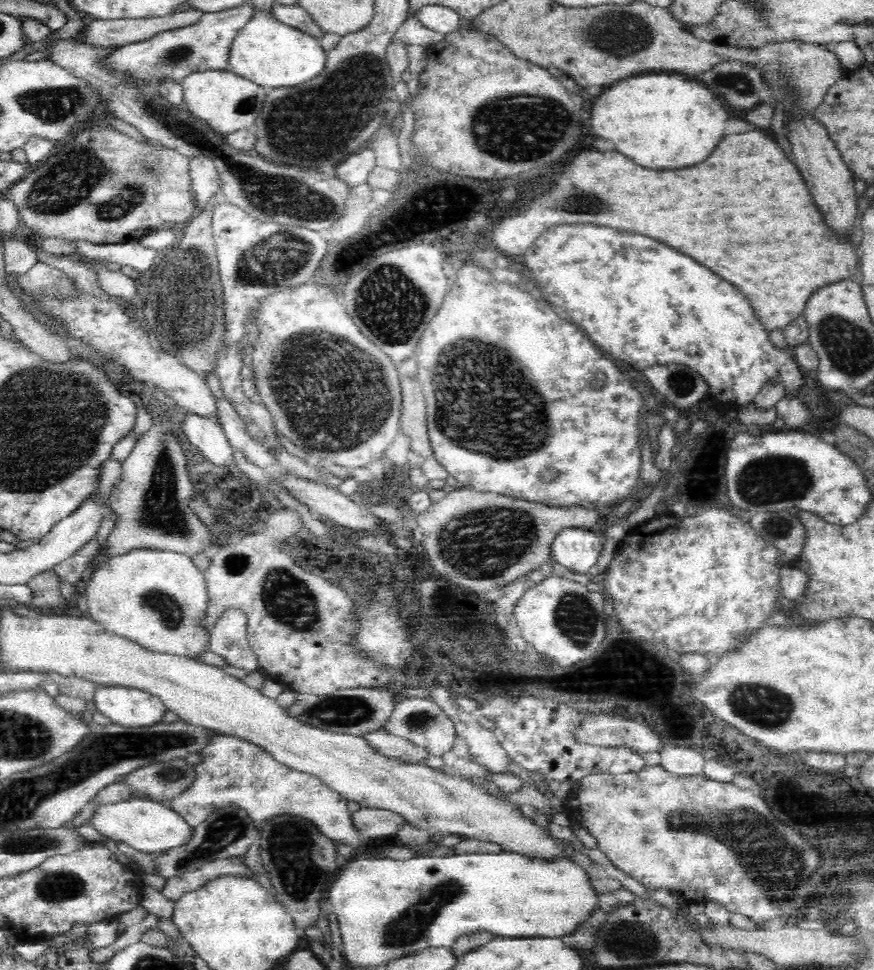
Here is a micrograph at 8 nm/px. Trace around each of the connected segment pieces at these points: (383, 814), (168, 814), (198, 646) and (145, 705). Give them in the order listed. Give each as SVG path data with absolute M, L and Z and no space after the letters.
M361 807L351 814L353 825L360 836L364 838L378 838L378 836L391 836L397 828L407 820L389 810Z
M141 795L116 804L96 805L89 822L102 836L115 842L126 842L132 848L152 856L163 854L171 848L184 844L192 836L194 830L166 803L153 801Z
M138 548L130 552L124 553L121 556L114 556L106 560L105 564L93 573L91 580L86 585L87 608L88 616L100 623L107 632L116 634L124 639L130 640L132 643L138 644L150 652L157 652L158 654L172 654L174 656L186 656L193 658L202 654L202 652L209 651L210 638L209 630L204 627L204 618L206 618L206 610L208 610L208 589L206 589L205 576L199 572L198 568L194 566L192 560L187 555L179 552L172 552L170 550L156 550L154 548Z
M99 685L93 701L96 711L125 727L158 724L167 711L162 699L138 688Z

